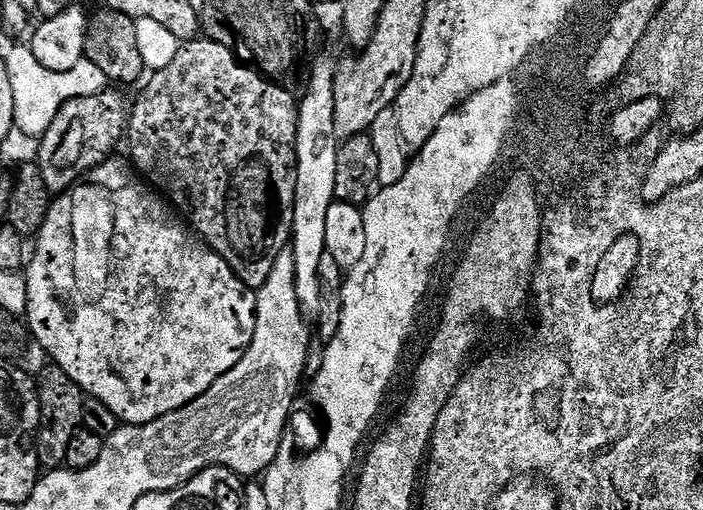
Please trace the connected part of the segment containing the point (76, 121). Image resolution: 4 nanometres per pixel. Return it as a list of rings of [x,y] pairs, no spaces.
[[[101,90],[94,96],[71,100],[66,104],[53,124],[45,130],[40,144],[38,163],[42,178],[46,178],[49,193],[64,194],[81,178],[87,177],[93,168],[103,164],[113,155],[116,143],[121,143],[126,132],[126,104],[116,92]]]

